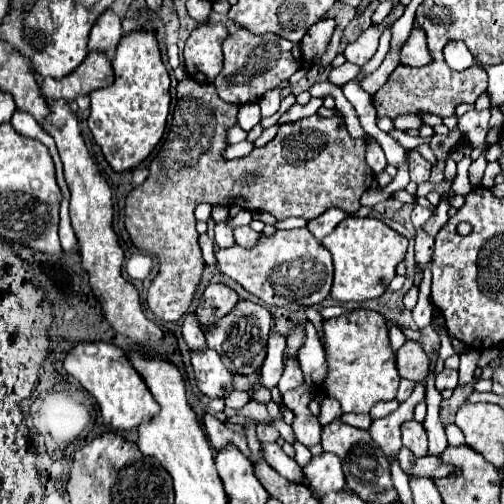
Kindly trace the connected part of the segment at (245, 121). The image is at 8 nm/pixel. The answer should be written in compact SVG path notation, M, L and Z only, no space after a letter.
M245 104L239 108L239 114L237 114L237 124L249 132L253 126L257 126L261 120L261 112L259 112L259 104Z

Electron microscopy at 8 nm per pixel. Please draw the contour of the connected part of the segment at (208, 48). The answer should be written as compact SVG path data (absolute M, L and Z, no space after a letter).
M223 24L197 26L185 44L185 68L197 82L213 82L223 66L221 44L227 38Z

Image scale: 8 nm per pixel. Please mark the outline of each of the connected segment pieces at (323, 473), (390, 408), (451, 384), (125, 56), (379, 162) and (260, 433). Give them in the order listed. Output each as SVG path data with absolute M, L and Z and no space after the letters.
M323 452L321 456L313 456L311 462L303 468L309 488L321 496L331 490L343 490L345 488L345 476L341 470L341 462L337 456Z
M391 400L391 402L377 402L377 404L371 408L369 416L371 416L373 420L377 420L377 418L381 418L381 416L387 416L387 414L395 412L397 408L399 408L399 404L397 404L395 400Z
M441 370L441 372L437 374L437 378L435 378L435 386L437 386L437 390L443 390L443 388L455 390L457 378L459 378L457 370Z
M131 32L121 38L113 70L113 86L89 94L91 114L87 124L109 166L115 172L125 172L139 166L161 140L172 98L169 96L169 74L161 62L157 40L149 32Z
M367 136L369 140L369 144L367 144L367 154L365 154L365 158L367 158L367 164L373 168L373 172L377 174L377 172L381 172L381 170L385 170L385 166L387 166L387 160L385 160L385 154L383 154L383 150L379 150L379 146L373 142L373 138L371 136Z
M257 426L257 438L261 442L273 442L279 438L279 432L273 426Z

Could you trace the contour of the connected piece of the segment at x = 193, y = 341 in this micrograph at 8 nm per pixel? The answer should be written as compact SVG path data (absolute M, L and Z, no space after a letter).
M187 314L185 322L183 322L183 338L189 344L189 348L193 352L203 352L207 348L205 344L205 334L201 330L197 330L197 316L195 314Z

